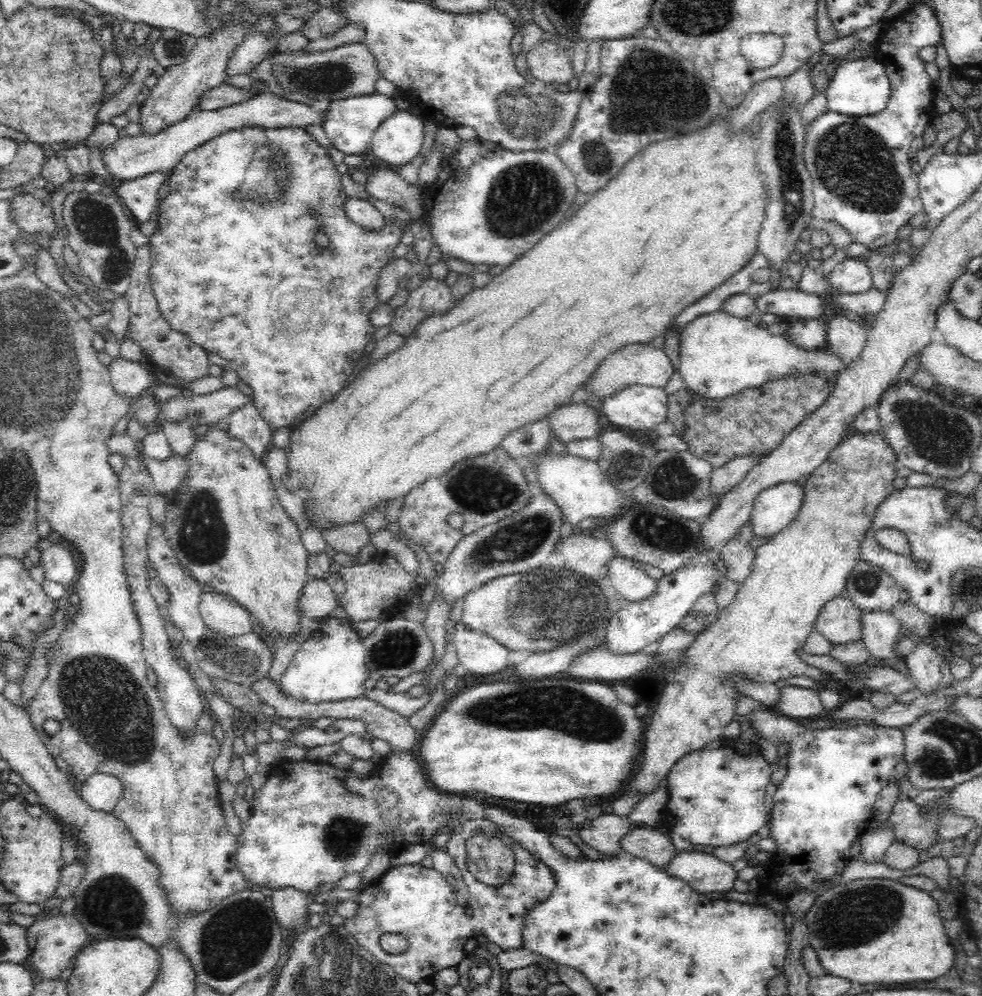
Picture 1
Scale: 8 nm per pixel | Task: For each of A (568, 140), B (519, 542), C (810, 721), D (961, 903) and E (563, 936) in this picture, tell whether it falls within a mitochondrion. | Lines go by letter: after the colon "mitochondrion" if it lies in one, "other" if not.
A: mitochondrion
B: mitochondrion
C: other
D: other
E: other

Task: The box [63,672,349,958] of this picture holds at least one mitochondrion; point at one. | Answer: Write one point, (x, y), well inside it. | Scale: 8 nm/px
(111, 903)

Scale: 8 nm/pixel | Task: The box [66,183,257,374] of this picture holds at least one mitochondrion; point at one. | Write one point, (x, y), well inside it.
(96, 223)

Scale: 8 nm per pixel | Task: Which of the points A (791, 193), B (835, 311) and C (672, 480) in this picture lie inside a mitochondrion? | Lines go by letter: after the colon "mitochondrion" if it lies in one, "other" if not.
A: mitochondrion
B: other
C: mitochondrion

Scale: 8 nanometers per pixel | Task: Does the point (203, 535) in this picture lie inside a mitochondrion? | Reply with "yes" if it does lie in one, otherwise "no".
yes

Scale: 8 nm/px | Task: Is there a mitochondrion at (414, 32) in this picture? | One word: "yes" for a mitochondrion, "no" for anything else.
no

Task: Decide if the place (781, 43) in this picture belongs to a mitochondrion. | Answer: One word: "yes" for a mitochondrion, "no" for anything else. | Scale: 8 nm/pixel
no

